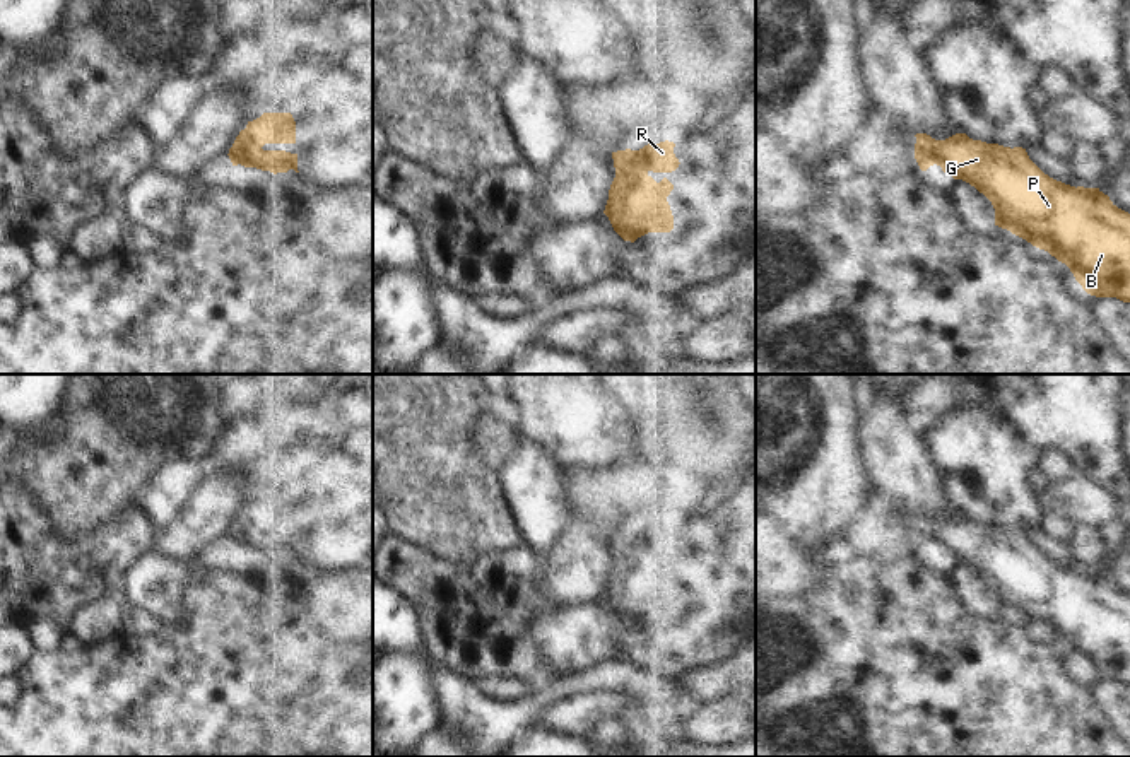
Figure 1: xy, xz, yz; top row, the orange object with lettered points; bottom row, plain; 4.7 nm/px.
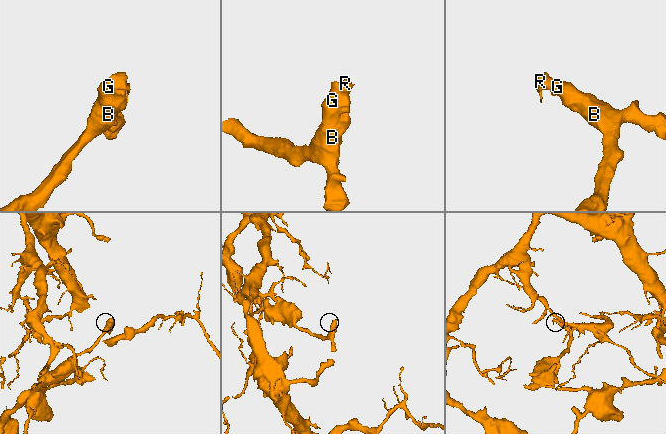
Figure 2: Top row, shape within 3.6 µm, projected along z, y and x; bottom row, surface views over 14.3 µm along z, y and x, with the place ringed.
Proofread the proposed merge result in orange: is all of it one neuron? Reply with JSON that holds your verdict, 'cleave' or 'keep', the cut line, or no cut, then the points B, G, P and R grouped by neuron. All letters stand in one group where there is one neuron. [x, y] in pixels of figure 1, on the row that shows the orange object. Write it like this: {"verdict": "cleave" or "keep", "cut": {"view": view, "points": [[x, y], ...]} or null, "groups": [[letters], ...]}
{"verdict": "keep", "cut": null, "groups": [["B", "G", "P", "R"]]}

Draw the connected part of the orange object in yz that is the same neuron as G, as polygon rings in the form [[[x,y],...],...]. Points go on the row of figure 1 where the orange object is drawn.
[[[927,133],[915,137],[915,159],[921,171],[937,164],[954,179],[974,186],[992,202],[995,226],[1065,263],[1087,294],[1130,302],[1130,214],[1118,208],[1099,188],[1075,188],[1050,178],[1022,147],[986,144],[966,133],[945,140]]]

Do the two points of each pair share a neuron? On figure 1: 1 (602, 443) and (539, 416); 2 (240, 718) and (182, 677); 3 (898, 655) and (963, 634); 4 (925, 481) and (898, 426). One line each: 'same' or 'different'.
1: same
2: same
3: same
4: same

